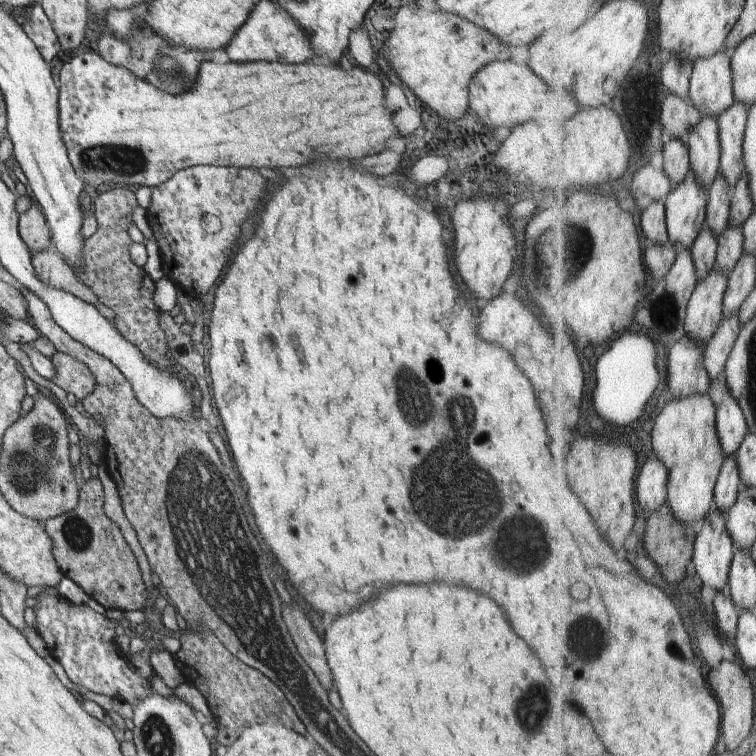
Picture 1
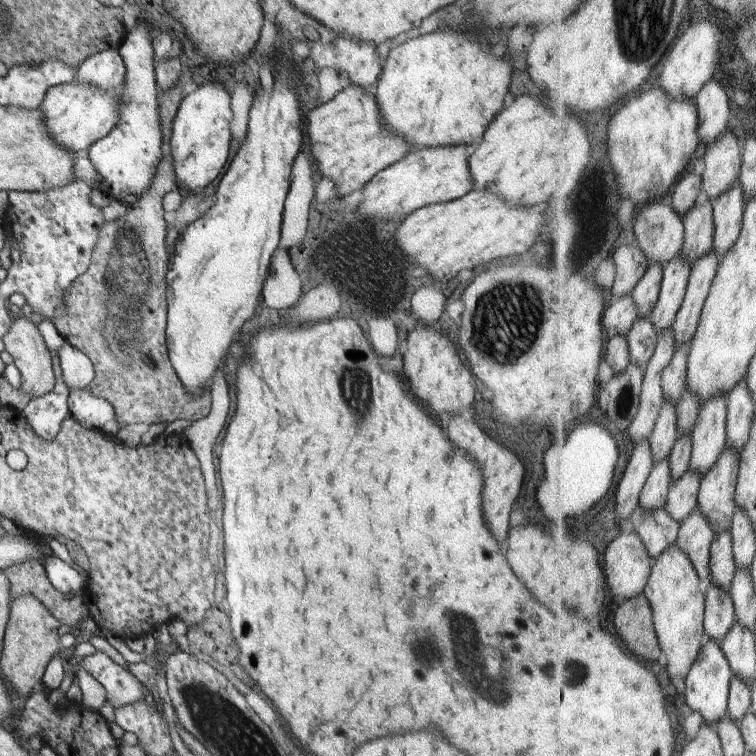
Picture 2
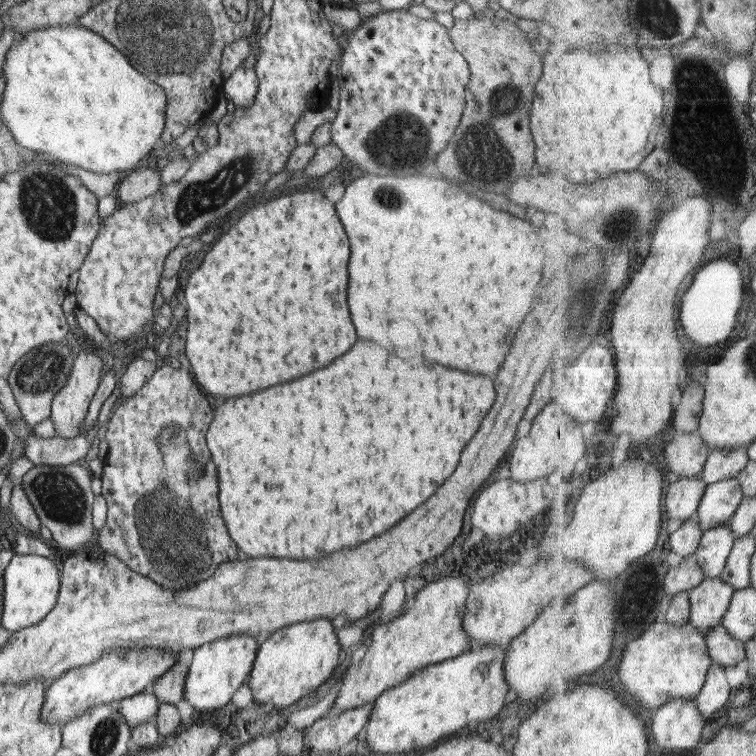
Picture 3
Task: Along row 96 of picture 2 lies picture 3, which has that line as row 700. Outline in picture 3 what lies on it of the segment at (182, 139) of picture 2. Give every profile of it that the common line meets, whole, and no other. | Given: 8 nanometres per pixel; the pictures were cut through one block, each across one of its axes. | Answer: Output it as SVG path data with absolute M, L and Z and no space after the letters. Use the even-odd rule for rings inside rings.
M249 634L217 638L193 650L185 680L184 696L195 710L216 710L228 704L234 693L248 680L260 642Z

